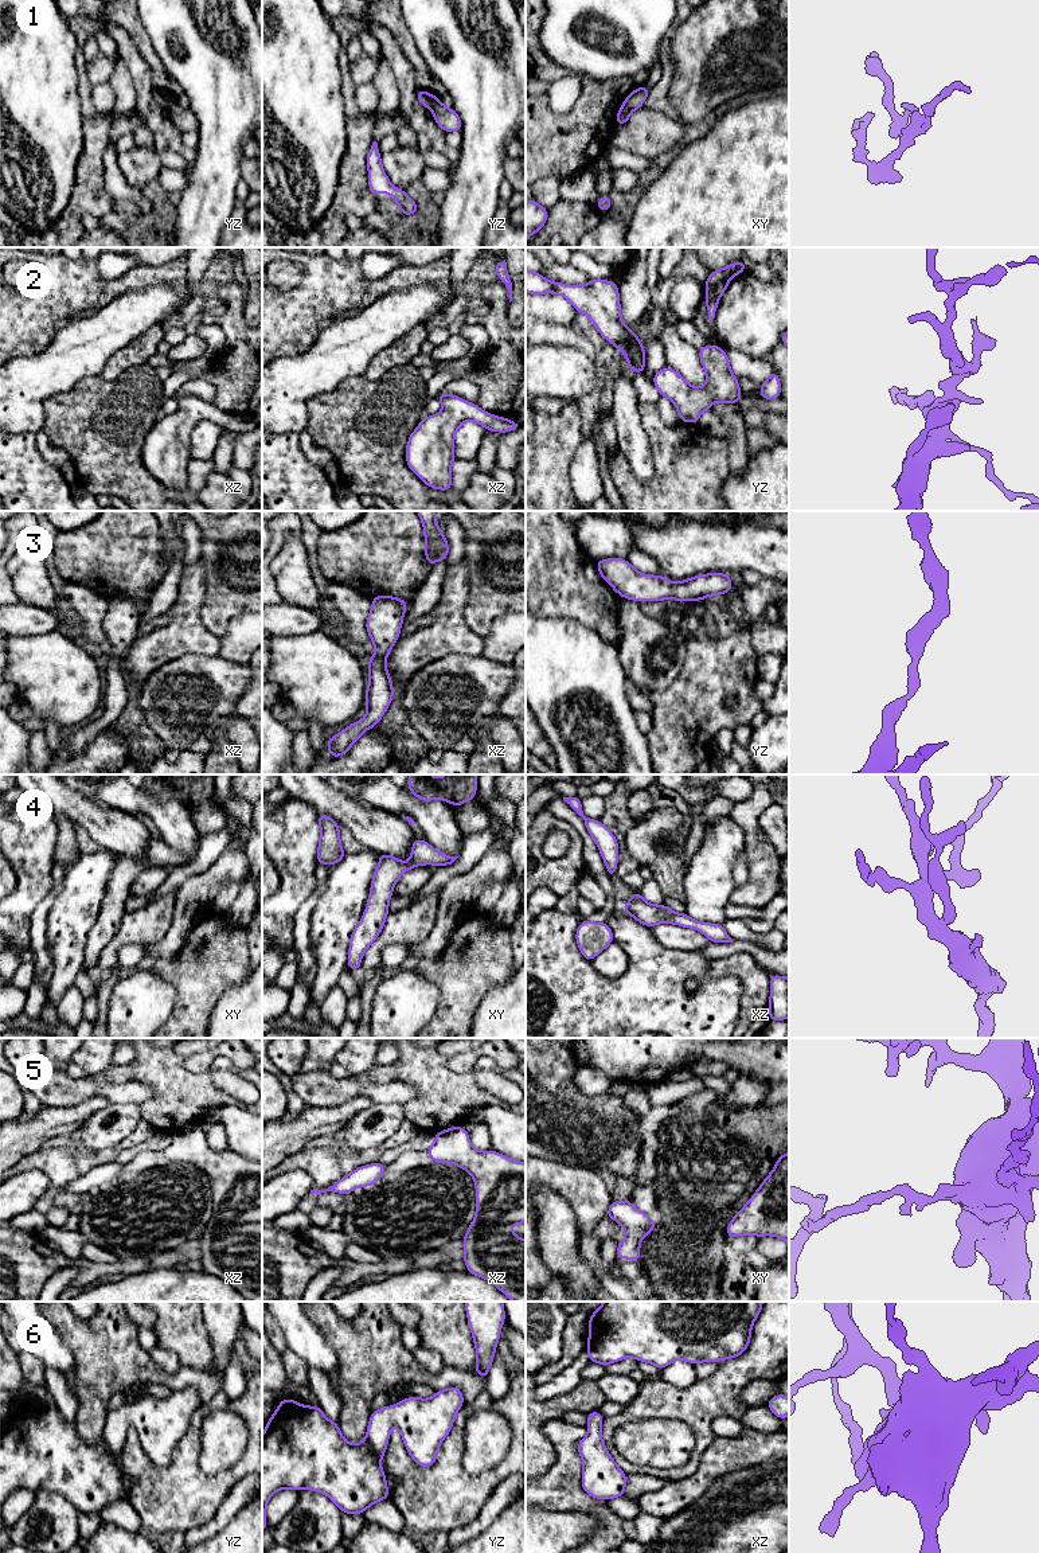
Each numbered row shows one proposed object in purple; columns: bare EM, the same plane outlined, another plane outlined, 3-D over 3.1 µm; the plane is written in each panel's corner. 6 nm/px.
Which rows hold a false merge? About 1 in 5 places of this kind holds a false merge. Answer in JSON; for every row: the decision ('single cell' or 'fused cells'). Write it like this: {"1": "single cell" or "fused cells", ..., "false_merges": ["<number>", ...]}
{"1": "fused cells", "2": "single cell", "3": "single cell", "4": "single cell", "5": "single cell", "6": "single cell", "false_merges": ["1"]}

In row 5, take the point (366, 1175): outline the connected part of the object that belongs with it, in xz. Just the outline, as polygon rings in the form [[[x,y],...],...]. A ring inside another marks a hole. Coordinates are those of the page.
[[[372,1163],[372,1164],[366,1164],[362,1167],[358,1167],[348,1175],[344,1175],[340,1181],[337,1181],[335,1185],[325,1190],[310,1190],[312,1194],[321,1194],[327,1191],[335,1191],[337,1194],[345,1194],[349,1197],[351,1191],[355,1187],[368,1187],[376,1182],[380,1181],[383,1172],[386,1170],[386,1164],[382,1163]]]

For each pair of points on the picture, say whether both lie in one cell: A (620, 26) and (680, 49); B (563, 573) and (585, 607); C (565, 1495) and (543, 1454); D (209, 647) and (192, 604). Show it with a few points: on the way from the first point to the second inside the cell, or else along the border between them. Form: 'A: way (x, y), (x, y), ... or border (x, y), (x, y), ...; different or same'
A: border (664, 50), (667, 59); different
B: way (566, 581), (584, 599); same
C: border (547, 1436), (555, 1452), (555, 1462), (539, 1478); different
D: way (198, 636), (192, 631), (192, 615); same

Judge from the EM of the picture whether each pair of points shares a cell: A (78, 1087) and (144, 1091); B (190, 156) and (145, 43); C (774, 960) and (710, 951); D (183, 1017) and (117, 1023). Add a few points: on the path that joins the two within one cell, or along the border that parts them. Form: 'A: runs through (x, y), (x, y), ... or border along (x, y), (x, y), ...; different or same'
A: runs through (94, 1089), (128, 1091); same
B: border along (143, 58), (149, 69), (149, 80), (153, 88); different
C: runs through (758, 953), (747, 948), (726, 949); same
D: border along (175, 987), (176, 1003), (163, 1023); different

